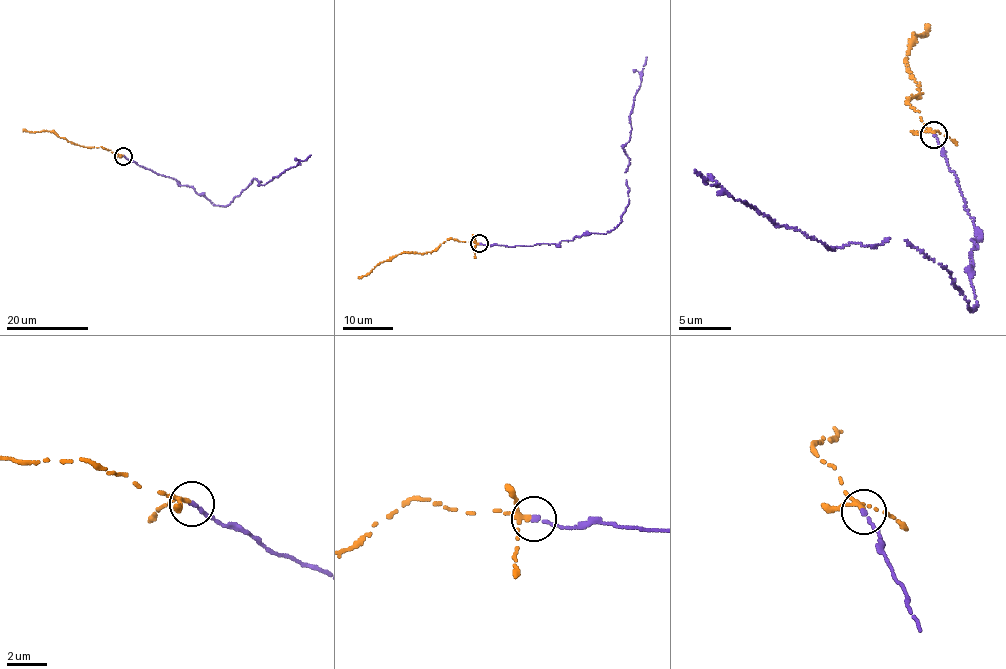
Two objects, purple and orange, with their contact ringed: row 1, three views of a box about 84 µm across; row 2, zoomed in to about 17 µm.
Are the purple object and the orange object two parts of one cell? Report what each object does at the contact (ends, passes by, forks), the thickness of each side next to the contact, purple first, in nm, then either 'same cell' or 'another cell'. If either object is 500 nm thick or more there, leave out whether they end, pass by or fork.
purple ends | orange forks | 200/170 nm | same cell

